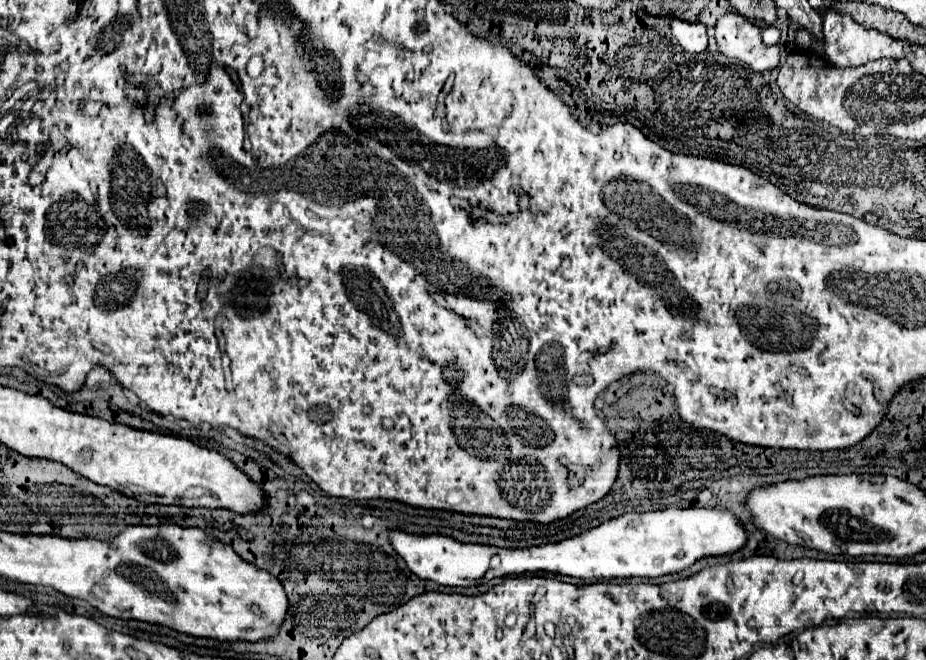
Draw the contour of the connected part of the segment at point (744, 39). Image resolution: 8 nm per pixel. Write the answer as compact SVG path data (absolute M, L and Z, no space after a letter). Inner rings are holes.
M728 12L718 18L716 42L722 54L744 62L754 72L774 70L780 62L780 48L764 46L760 28L738 12Z

